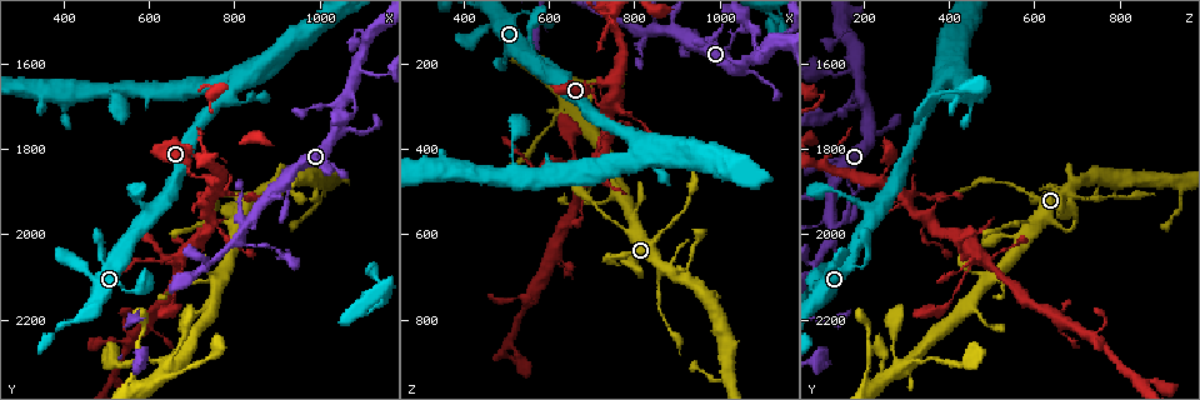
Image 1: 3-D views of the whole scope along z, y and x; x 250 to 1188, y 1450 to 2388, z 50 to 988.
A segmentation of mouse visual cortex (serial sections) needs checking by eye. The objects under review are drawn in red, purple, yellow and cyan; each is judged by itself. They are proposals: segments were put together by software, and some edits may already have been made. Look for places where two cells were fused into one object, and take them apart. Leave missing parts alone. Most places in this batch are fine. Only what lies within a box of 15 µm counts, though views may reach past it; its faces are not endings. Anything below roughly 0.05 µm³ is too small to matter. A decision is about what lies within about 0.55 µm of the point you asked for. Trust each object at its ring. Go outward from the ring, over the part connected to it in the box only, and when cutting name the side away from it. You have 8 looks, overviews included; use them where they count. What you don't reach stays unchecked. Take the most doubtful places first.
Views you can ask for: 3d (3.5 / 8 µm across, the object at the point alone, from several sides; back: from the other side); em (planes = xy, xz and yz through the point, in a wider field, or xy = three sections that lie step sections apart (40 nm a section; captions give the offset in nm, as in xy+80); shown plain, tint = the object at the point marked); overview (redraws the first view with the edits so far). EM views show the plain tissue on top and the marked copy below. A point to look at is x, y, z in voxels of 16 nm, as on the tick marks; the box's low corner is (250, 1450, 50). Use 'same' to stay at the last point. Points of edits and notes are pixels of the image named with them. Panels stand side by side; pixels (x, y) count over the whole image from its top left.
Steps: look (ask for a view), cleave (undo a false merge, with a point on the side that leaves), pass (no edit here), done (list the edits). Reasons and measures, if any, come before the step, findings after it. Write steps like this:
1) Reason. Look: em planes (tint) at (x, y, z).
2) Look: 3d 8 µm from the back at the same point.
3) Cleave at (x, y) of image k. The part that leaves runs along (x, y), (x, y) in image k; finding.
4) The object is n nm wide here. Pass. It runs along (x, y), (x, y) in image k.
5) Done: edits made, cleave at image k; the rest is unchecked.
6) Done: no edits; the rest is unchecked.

Calibre changes. Look: 3d 3.5 µm at (860, 1910, 600).

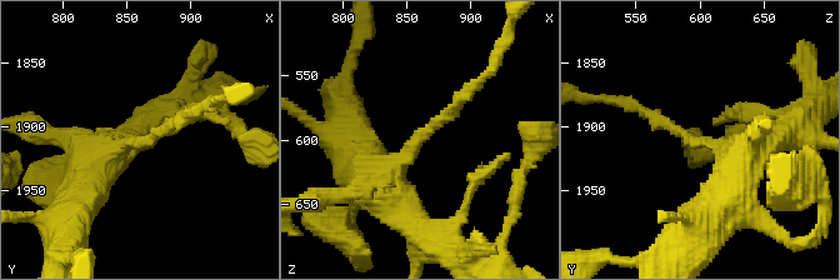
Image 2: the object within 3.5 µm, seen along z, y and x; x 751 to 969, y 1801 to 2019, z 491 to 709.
The arms are 200, 450 nm wide; shape alone is not enough. Look: em xy step 5 (tint) at (862, 1914, 594).

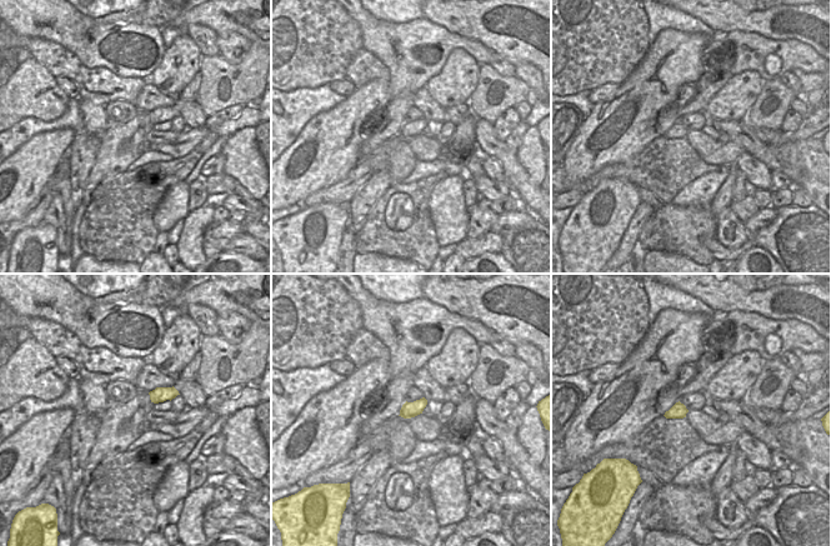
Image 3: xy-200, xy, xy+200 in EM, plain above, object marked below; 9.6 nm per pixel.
Pass. All the same cell.

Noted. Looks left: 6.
Three-way junction. Look: 3d 3.5 µm at (810, 2015, 130).

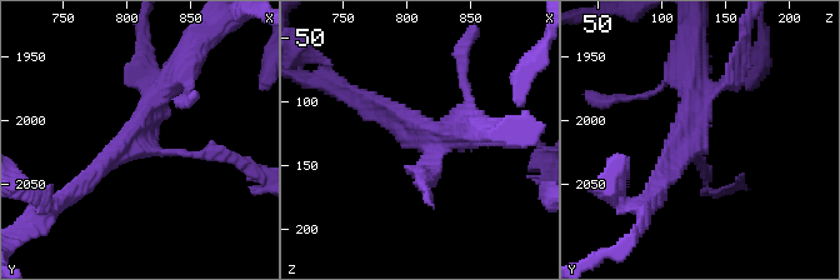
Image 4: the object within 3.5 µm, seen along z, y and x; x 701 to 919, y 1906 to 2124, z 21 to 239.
3 arms meet here; the arms are 100, 250, 300 nm wide. Look: em xy step 1 (tint) at (806, 2016, 126).

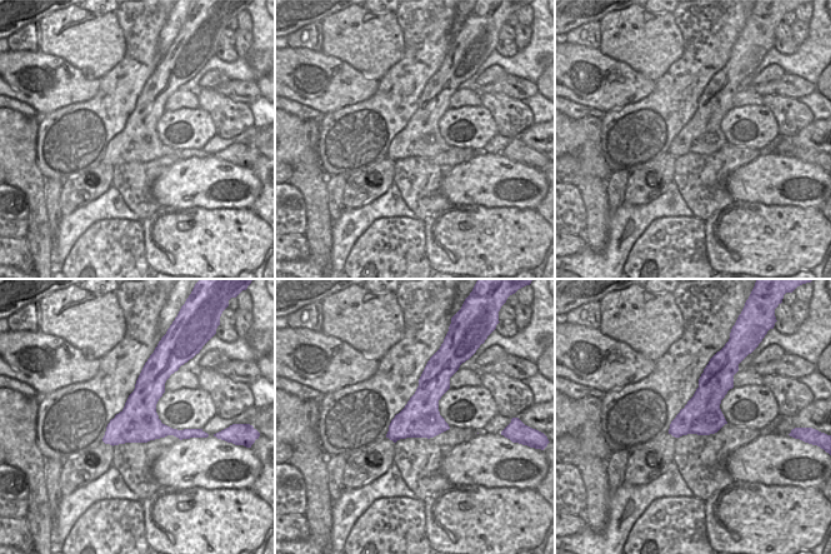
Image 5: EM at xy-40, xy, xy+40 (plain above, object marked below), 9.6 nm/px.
Pass. It runs along (178, 71), (143, 133), (74, 190) in image 4; all the same cell.

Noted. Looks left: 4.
Look: 3d 3.5 µm at (665, 2065, 480).

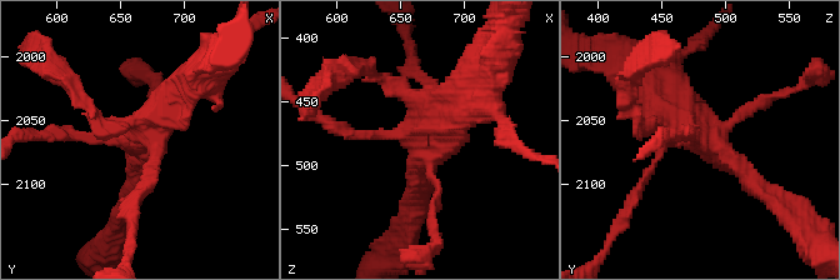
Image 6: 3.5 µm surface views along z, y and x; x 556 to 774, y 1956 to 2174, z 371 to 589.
Look: em xy step 3 (tint) at (668, 2060, 472).

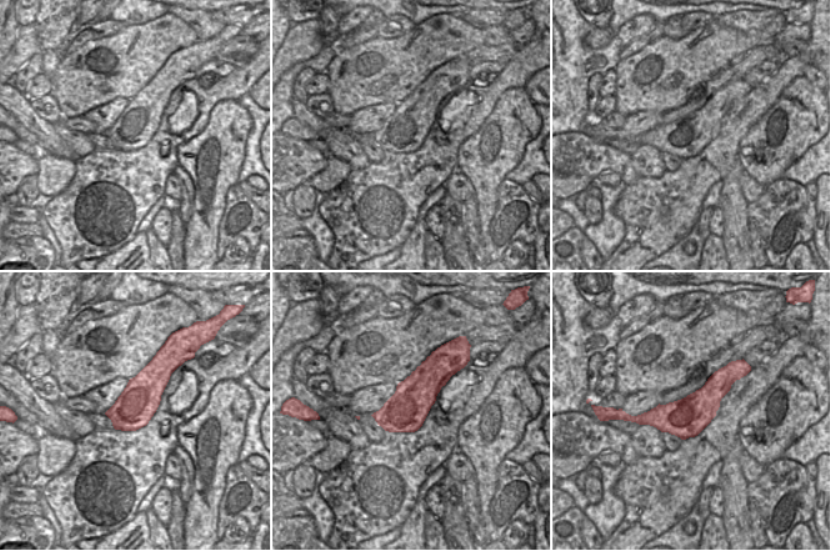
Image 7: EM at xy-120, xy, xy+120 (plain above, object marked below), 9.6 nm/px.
Pass. It runs along (731, 377), (686, 417), (639, 419) in image 7; continuous, no second cell.

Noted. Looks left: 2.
Three arms meet. Look: 3d 3.5 µm at (500, 2075, 185).

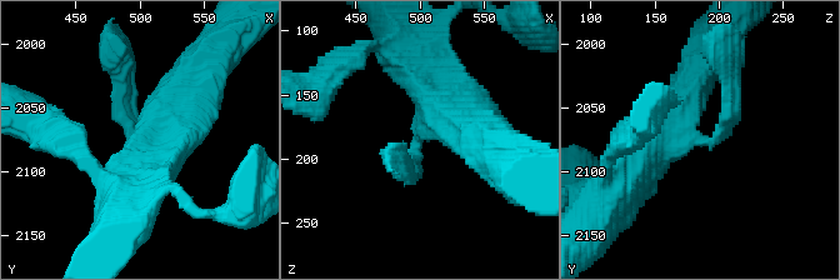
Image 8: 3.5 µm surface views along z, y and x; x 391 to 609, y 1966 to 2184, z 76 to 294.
Need the tissue. Look: em planes (tint) at (496, 2076, 188).

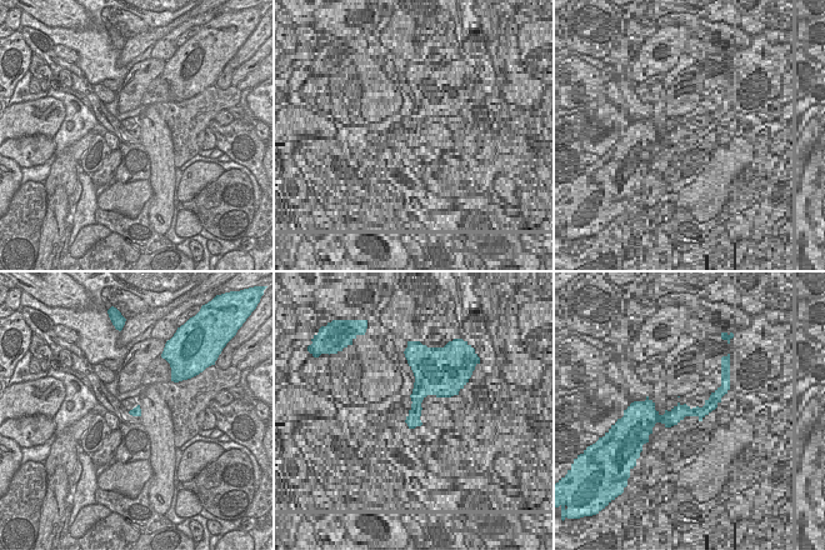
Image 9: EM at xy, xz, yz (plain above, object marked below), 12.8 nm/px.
Pass. It runs along (634, 175), (666, 140), (718, 136), (730, 75) in image 8; all the same cell.

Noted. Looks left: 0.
Done: no edits; the rest is unchecked.

